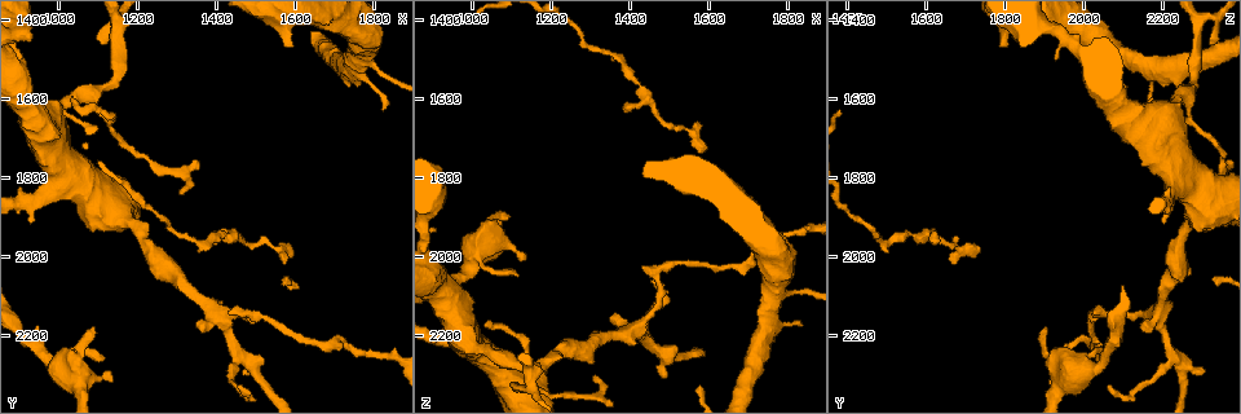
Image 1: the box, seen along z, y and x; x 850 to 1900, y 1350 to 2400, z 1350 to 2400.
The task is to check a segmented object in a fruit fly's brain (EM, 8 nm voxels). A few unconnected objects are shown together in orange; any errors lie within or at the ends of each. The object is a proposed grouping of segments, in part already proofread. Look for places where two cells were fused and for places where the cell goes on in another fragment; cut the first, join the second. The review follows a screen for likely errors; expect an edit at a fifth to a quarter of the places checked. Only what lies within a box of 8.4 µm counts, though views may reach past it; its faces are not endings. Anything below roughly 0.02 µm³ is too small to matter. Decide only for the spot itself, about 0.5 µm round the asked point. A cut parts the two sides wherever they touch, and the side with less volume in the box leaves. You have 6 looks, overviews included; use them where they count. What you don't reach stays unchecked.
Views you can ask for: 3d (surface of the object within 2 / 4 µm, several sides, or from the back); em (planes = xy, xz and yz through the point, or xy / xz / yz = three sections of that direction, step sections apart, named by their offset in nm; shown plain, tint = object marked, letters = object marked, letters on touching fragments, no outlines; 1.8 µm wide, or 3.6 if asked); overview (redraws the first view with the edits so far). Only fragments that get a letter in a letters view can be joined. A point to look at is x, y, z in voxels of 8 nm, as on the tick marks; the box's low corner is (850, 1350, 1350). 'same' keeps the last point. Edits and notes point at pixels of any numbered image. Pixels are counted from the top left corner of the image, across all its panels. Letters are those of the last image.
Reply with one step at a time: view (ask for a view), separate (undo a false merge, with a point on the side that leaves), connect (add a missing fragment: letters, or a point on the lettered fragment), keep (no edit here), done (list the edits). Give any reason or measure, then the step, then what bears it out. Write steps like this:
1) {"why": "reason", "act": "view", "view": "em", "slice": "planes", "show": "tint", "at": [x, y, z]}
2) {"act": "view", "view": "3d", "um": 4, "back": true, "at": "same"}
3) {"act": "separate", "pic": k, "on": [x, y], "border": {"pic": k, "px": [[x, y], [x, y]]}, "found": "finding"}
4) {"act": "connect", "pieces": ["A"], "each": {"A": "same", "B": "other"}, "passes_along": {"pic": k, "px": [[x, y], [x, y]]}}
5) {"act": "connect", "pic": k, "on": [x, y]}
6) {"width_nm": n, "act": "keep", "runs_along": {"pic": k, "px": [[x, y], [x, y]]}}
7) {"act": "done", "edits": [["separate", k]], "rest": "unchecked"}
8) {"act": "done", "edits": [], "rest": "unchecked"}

{"why": "an open end", "act": "view", "view": "em", "slice": "planes", "show": "letters", "at": [1375, 1970, 1630]}

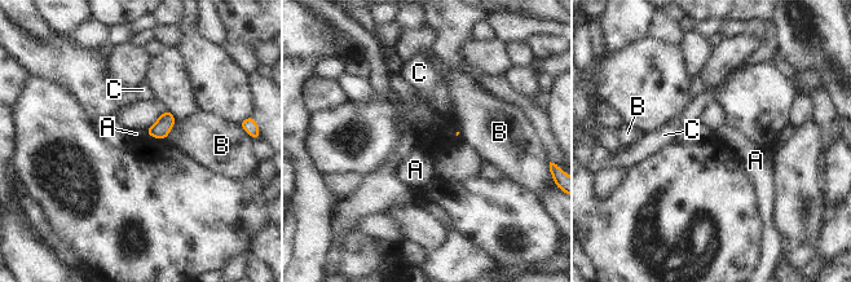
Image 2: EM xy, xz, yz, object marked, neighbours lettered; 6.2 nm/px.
{"width_nm": 100, "act": "keep", "each": {"A": "other", "B": "other", "C": "other"}, "found": "no lettered fragment goes on from it"}

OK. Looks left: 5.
{"why": "free end", "act": "view", "view": "3d", "um": 4, "at": [1605, 1470, 1795]}

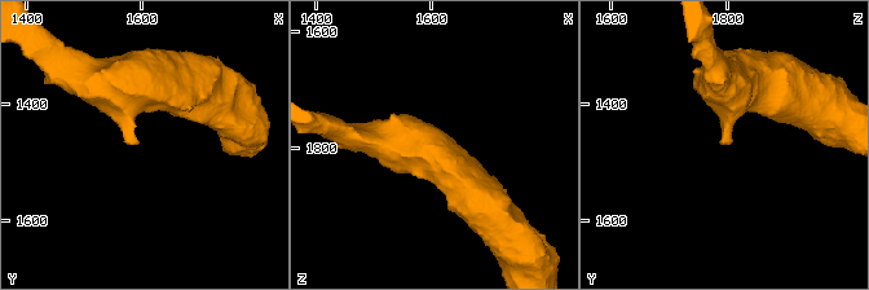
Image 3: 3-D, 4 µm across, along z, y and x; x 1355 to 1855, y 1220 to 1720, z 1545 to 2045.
{"act": "view", "view": "em", "um": 3.6, "slice": "planes", "show": "letters", "at": [1595, 1470, 1795]}

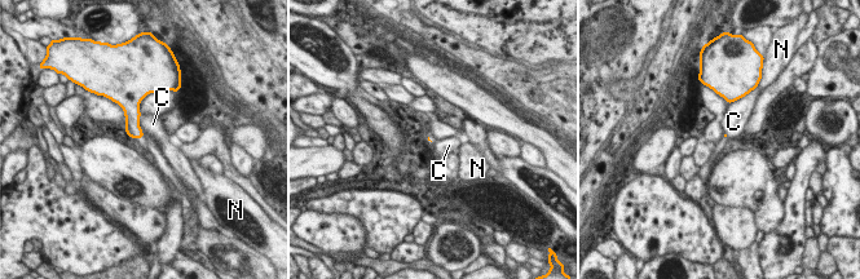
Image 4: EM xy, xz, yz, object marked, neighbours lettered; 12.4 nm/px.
{"longest_contact_nm": ["C", 190], "act": "keep", "each": {"C": "other", "N": "other"}, "found": "no lettered fragment goes on from it"}

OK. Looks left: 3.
{"why": "branch stops here", "act": "view", "view": "3d", "um": 4, "at": [1110, 1465, 2315]}

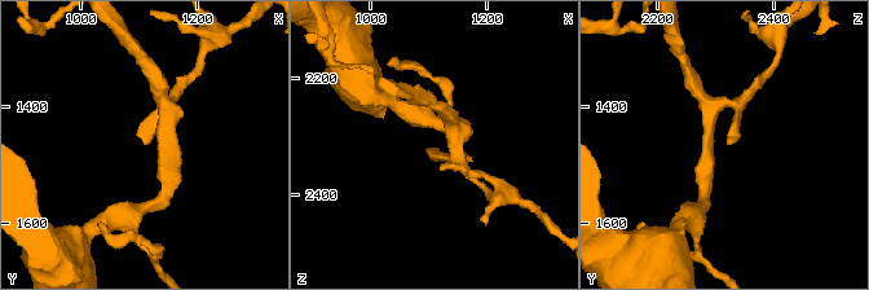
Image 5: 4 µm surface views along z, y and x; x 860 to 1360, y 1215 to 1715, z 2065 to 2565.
{"act": "view", "view": "em", "slice": "xz", "step": 8, "show": "letters", "at": [1110, 1460, 2320]}

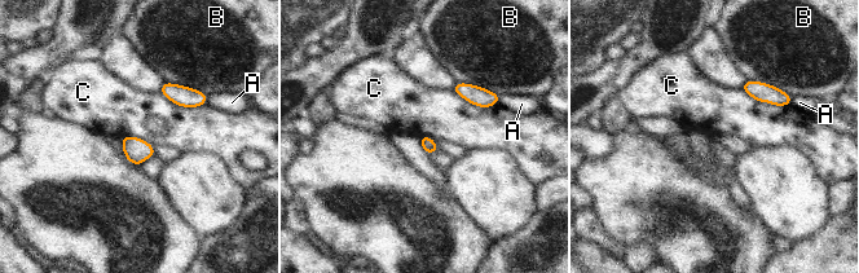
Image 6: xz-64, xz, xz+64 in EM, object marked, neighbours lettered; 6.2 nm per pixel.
{"why": "another direction", "act": "view", "view": "em", "slice": "planes", "show": "letters", "at": "same"}

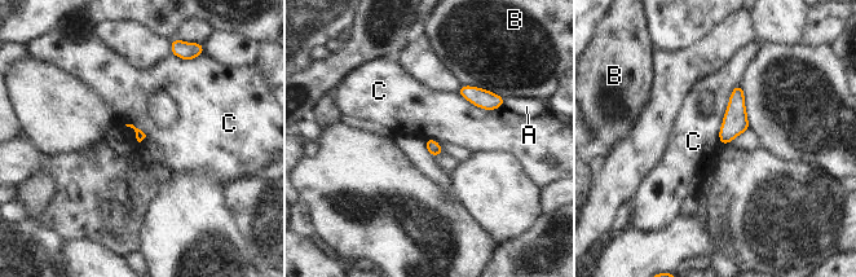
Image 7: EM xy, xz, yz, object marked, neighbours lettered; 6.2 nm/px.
{"act": "keep", "each": {"A": "other", "B": "other", "C": "other"}, "border": {"pic": 7, "px": [[740, 83], [729, 96], [720, 144]]}, "found": "no lettered fragment goes on from it"}

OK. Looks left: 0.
{"act": "done", "edits": [], "rest": "unchecked"}

